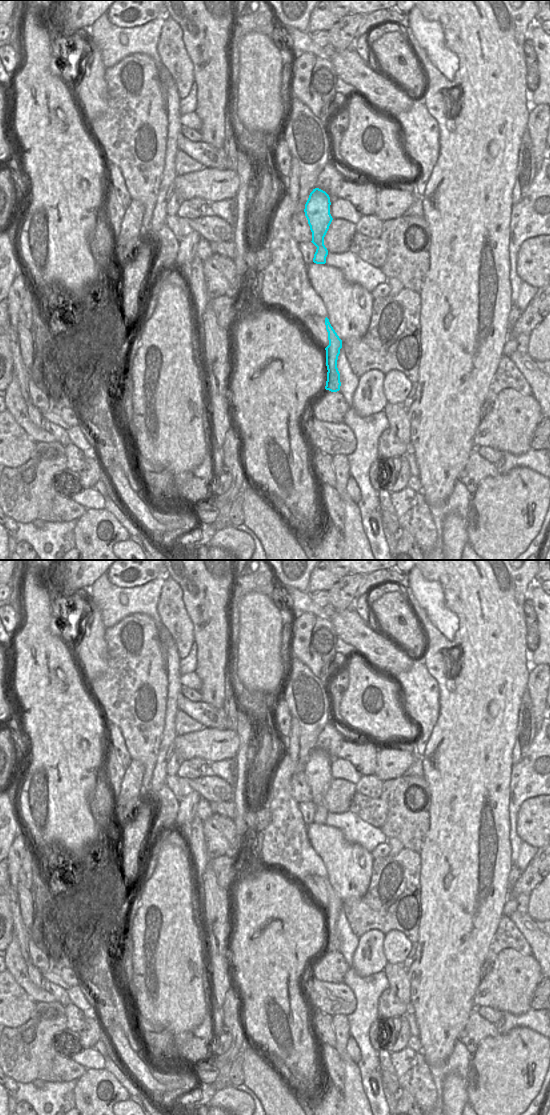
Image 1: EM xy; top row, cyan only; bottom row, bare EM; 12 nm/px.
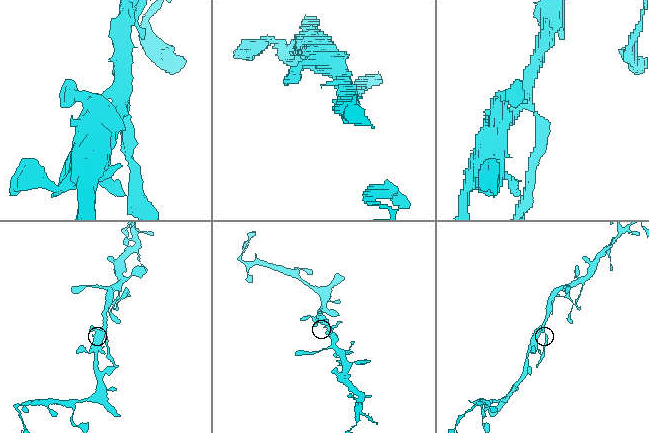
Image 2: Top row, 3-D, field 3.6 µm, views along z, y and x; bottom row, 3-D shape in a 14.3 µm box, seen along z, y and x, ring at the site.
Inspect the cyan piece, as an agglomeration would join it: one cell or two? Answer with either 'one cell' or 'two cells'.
two cells

